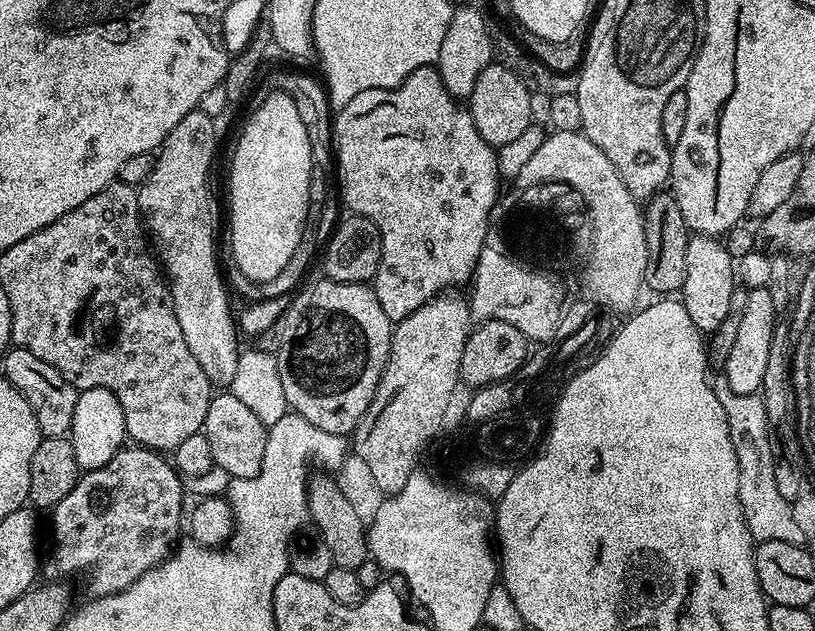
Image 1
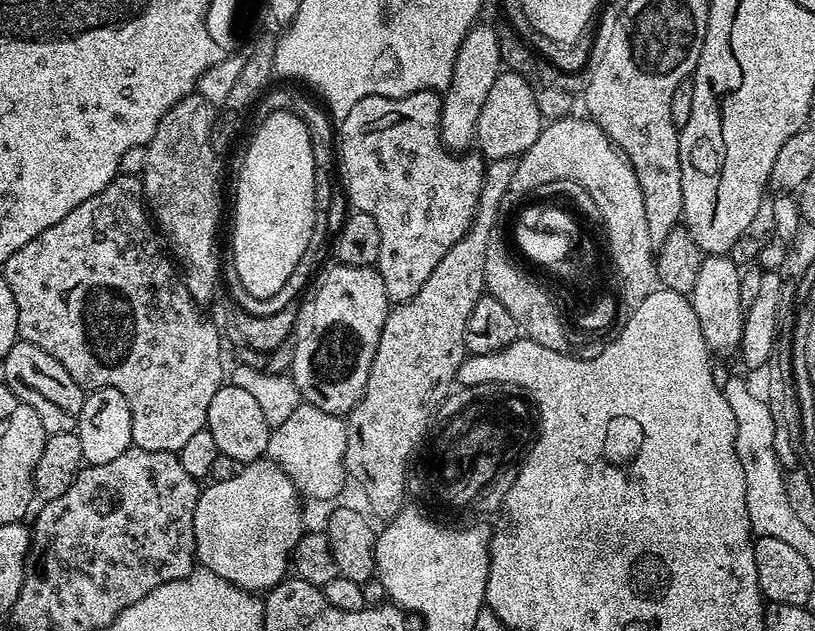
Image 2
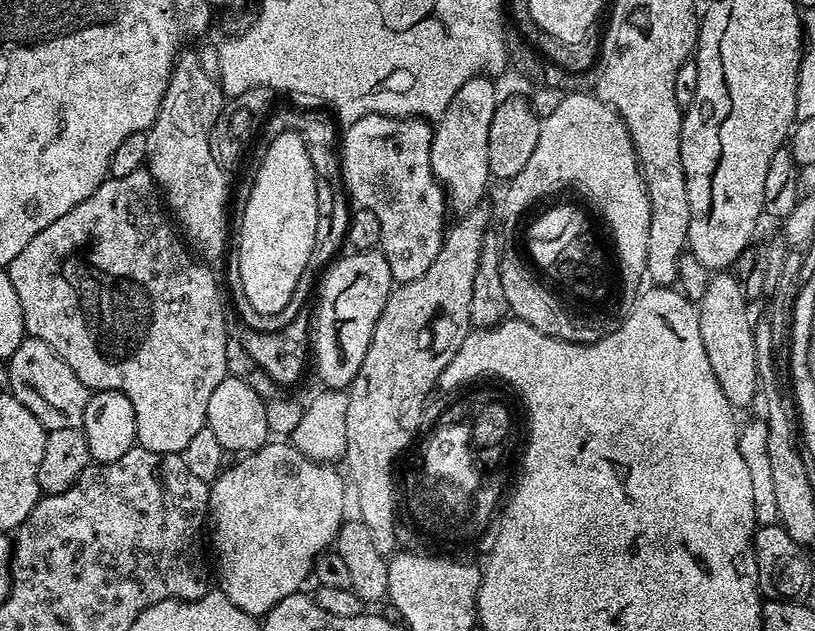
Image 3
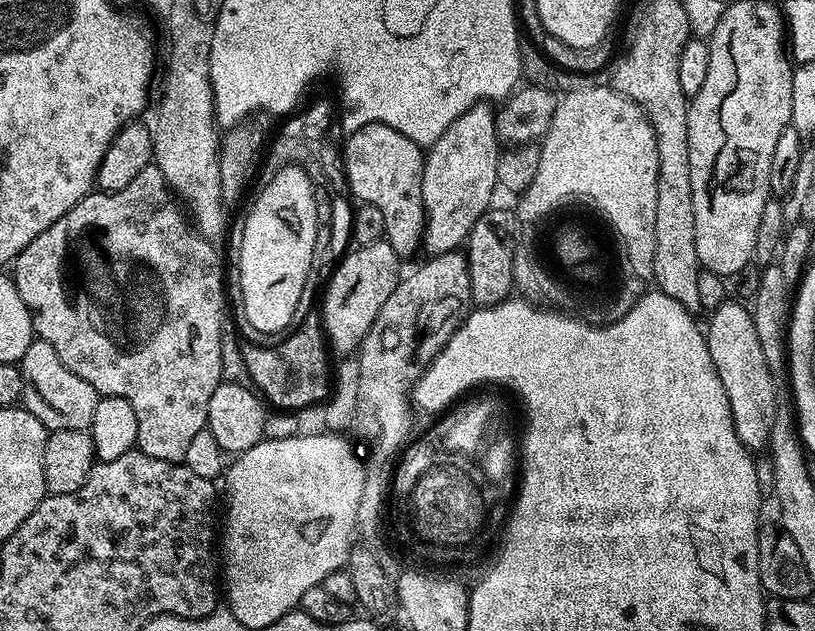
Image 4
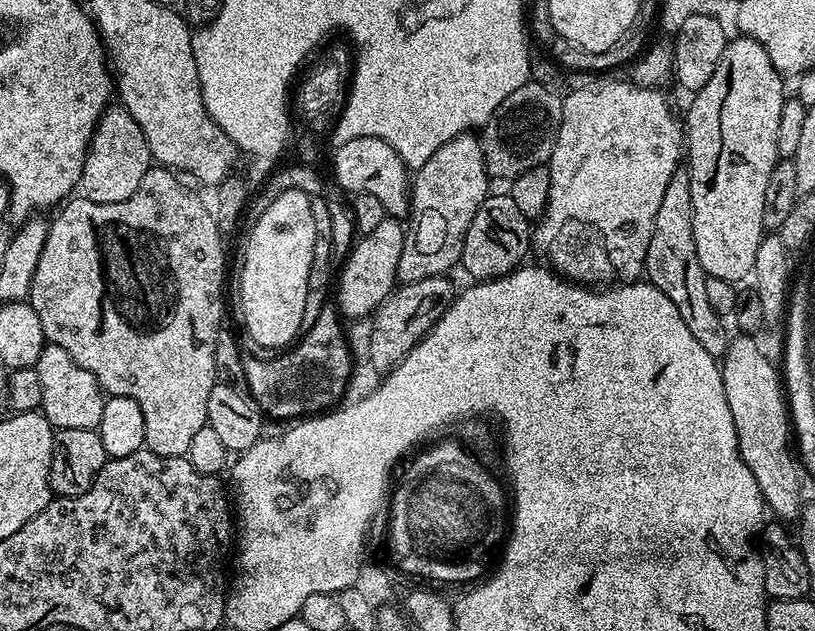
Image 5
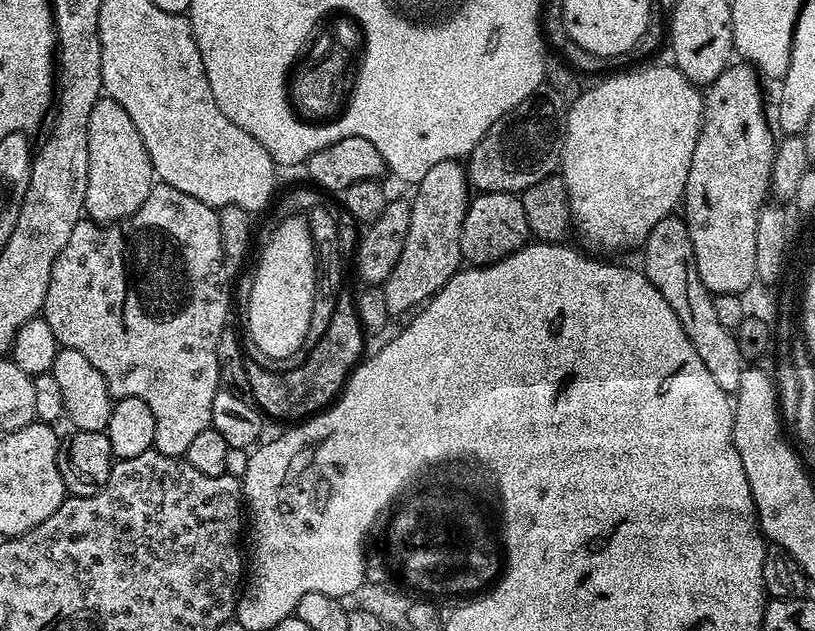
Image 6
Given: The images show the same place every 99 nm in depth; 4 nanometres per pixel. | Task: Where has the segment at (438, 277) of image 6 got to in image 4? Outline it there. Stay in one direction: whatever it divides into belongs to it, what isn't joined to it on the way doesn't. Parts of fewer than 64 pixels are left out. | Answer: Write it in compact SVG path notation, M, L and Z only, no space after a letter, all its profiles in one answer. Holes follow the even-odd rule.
M488 102L470 106L470 110L458 114L458 118L454 118L454 122L450 122L450 126L442 130L442 138L438 138L427 149L422 174L422 202L425 214L422 248L423 251L428 251L429 257L457 251L467 241L474 222L478 222L478 218L482 218L482 214L493 207L492 195L498 192L496 175L501 151L501 141L496 138L496 112Z

